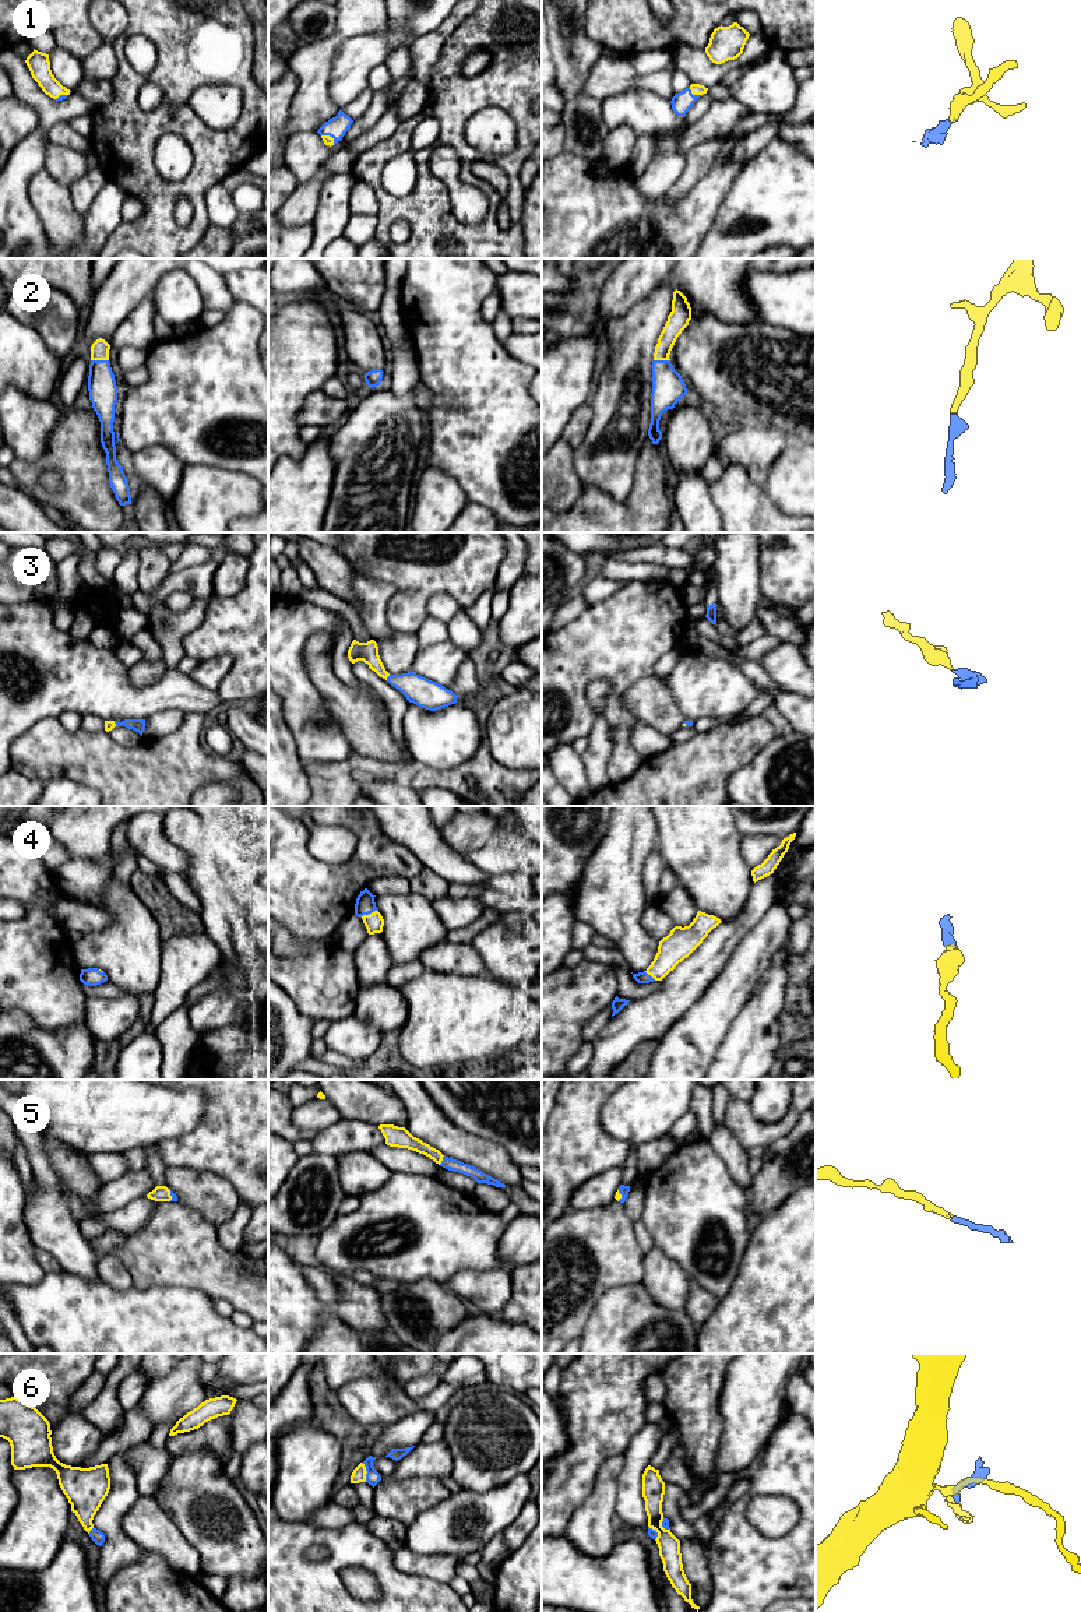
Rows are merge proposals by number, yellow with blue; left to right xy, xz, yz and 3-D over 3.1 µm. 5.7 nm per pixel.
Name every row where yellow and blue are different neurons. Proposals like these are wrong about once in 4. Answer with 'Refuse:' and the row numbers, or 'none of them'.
Refuse: 6

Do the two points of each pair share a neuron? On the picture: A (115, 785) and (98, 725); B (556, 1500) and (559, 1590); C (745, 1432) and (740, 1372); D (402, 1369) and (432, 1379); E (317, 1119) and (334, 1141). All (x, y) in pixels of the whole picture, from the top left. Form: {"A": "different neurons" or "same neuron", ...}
{"A": "different neurons", "B": "different neurons", "C": "same neuron", "D": "different neurons", "E": "different neurons"}

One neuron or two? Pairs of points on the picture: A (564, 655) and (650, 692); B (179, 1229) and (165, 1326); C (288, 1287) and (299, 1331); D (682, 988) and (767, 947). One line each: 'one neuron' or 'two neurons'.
A: two neurons
B: two neurons
C: one neuron
D: two neurons

